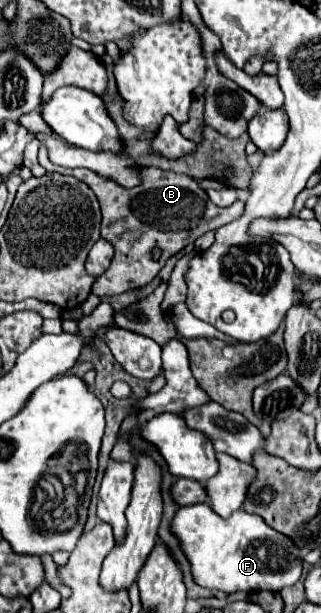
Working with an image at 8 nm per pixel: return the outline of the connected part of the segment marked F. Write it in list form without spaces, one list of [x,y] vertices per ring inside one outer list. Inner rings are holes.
[[[206,502],[182,506],[172,520],[172,528],[192,564],[196,584],[204,588],[222,592],[280,592],[286,586],[294,586],[302,576],[302,556],[294,540],[274,532],[260,516],[244,510],[222,518]]]

